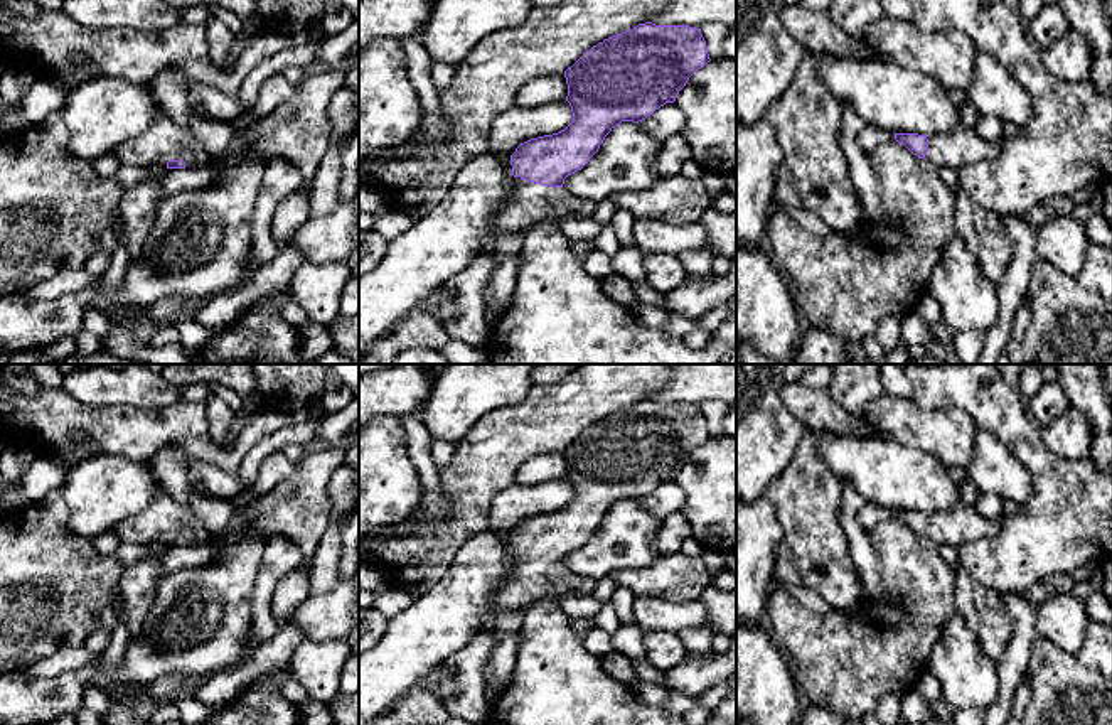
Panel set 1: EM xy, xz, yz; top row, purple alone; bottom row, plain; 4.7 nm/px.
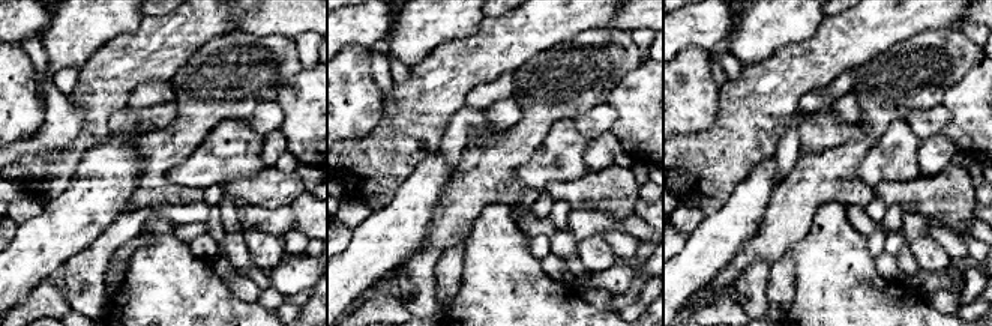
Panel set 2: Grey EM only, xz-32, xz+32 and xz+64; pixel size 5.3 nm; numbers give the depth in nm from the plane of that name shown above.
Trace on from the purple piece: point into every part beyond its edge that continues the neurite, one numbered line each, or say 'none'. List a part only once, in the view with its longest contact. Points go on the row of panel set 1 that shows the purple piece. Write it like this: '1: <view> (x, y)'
1: xz (531, 203)

